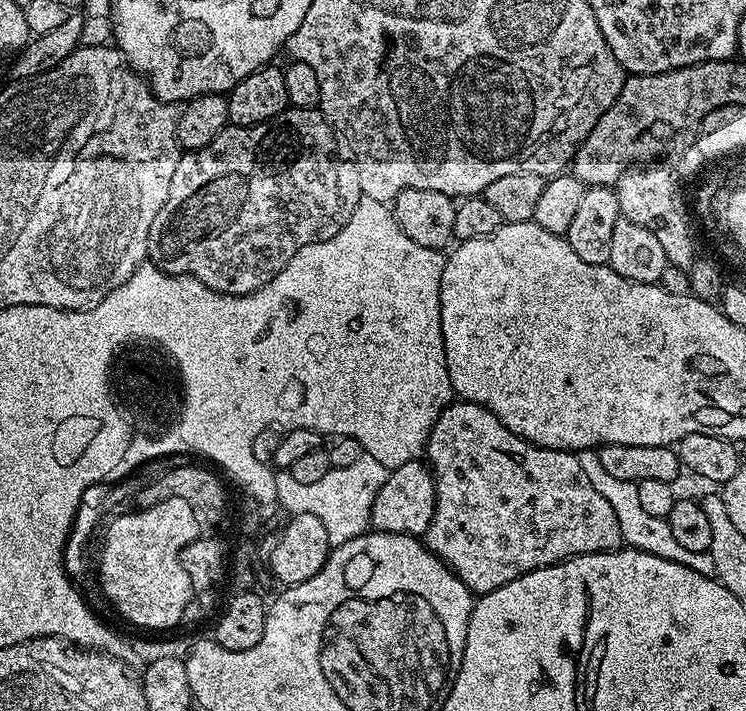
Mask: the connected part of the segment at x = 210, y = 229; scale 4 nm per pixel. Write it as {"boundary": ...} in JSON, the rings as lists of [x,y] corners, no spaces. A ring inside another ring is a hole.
{"boundary":[[[289,106],[282,114],[249,128],[224,127],[206,146],[185,151],[181,155],[178,166],[174,166],[174,178],[170,178],[170,194],[166,202],[162,202],[162,210],[158,210],[154,223],[150,225],[147,259],[154,267],[166,274],[192,276],[215,292],[243,294],[266,286],[282,271],[286,262],[290,262],[290,258],[294,258],[294,254],[302,250],[302,246],[310,246],[314,242],[326,242],[326,238],[334,238],[334,234],[338,234],[338,230],[342,230],[346,222],[350,222],[350,214],[354,214],[354,206],[358,206],[362,193],[358,182],[356,162],[345,153],[344,157],[339,147],[341,148],[338,137],[324,119],[323,112],[314,108]]]}

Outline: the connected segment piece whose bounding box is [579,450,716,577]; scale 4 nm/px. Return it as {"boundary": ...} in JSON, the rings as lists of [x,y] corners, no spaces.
{"boundary":[[[584,450],[579,453],[580,465],[586,478],[590,478],[590,486],[610,502],[614,514],[618,514],[620,523],[620,538],[627,547],[637,548],[639,552],[649,552],[658,558],[666,558],[670,562],[678,562],[690,570],[694,570],[703,576],[715,577],[714,558],[706,552],[698,550],[686,550],[686,546],[680,545],[674,534],[670,531],[667,520],[662,518],[653,518],[648,511],[642,507],[642,501],[638,499],[638,484],[634,482],[621,482],[620,479],[614,478],[602,466],[602,458],[599,451]]]}

